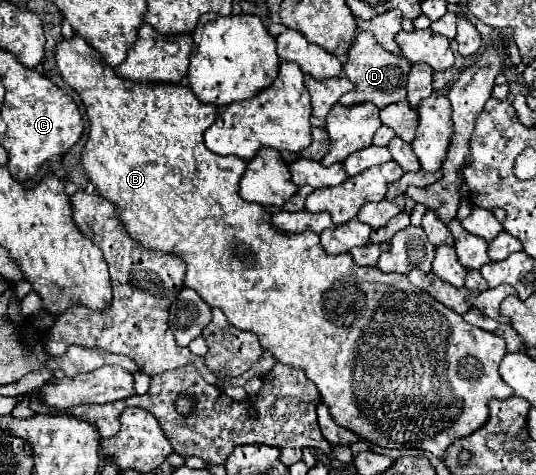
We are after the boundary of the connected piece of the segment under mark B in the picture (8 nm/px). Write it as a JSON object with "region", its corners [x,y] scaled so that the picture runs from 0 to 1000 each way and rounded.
{"region":[[[134,76],[131,84],[119,84],[108,93],[104,105],[104,135],[108,147],[119,164],[123,177],[131,177],[149,202],[153,215],[160,219],[160,240],[168,248],[168,286],[160,299],[160,320],[153,324],[153,349],[168,375],[168,383],[179,392],[187,413],[194,413],[201,425],[209,425],[220,442],[220,459],[231,472],[235,488],[257,505],[261,518],[272,518],[276,526],[295,526],[295,531],[313,531],[347,552],[347,589],[343,598],[373,619],[373,627],[396,644],[410,648],[425,678],[448,695],[463,695],[481,707],[485,724],[493,737],[507,741],[515,758],[563,775],[571,792],[593,813],[601,829],[601,846],[608,846],[619,880],[627,884],[631,897],[649,901],[664,909],[675,926],[687,926],[701,939],[713,943],[787,943],[806,952],[813,964],[825,964],[843,935],[843,926],[862,922],[892,905],[896,897],[907,893],[910,884],[910,838],[948,838],[955,834],[955,817],[933,796],[929,787],[929,766],[937,749],[944,745],[944,724],[933,707],[918,699],[903,699],[873,678],[858,661],[847,661],[840,648],[810,632],[799,615],[780,611],[772,598],[754,577],[720,577],[709,573],[701,560],[664,560],[653,535],[608,535],[601,526],[597,501],[586,488],[563,488],[563,493],[537,493],[507,480],[493,438],[478,425],[459,425],[444,408],[444,383],[448,371],[455,366],[459,341],[440,333],[440,328],[407,328],[392,320],[381,303],[381,274],[396,265],[396,257],[407,244],[407,227],[396,219],[373,215],[354,185],[336,181],[336,177],[265,177],[265,173],[246,173],[224,164],[213,143],[201,143],[194,126],[183,118],[183,109],[157,88],[149,76]]]}

